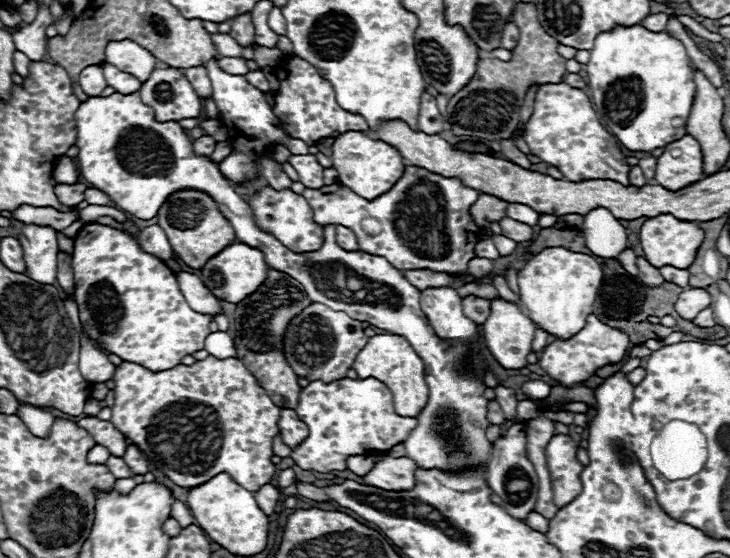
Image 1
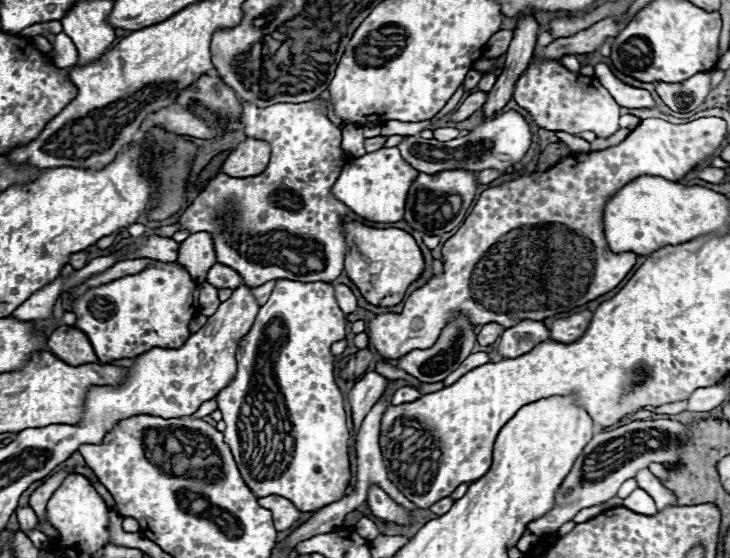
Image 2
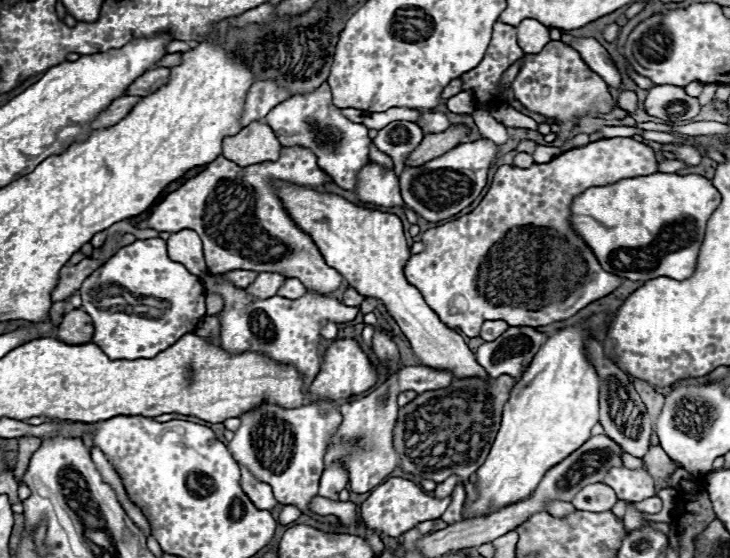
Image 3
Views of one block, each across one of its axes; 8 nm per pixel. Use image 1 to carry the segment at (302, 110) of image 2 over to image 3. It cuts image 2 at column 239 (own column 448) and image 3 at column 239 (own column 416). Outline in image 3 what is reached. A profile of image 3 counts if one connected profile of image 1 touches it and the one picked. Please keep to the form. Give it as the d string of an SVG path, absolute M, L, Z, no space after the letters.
M282 146L276 162L262 162L246 168L216 166L214 160L204 172L170 192L152 210L148 228L172 234L184 228L198 232L204 242L208 272L212 274L224 274L228 270L280 272L298 278L306 288L330 294L340 286L342 276L324 262L314 240L290 218L276 190L278 180L320 192L332 182L316 164L316 154L304 146Z

